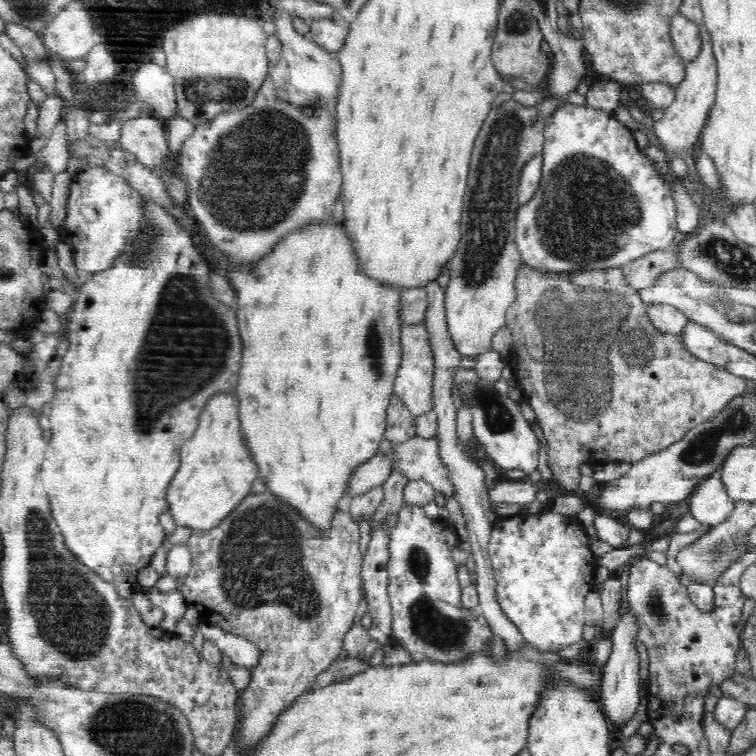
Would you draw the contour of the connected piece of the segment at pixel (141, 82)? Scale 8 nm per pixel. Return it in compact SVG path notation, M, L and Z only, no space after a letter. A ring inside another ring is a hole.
M148 62L132 72L130 89L152 108L151 116L166 124L178 115L175 83L166 69Z

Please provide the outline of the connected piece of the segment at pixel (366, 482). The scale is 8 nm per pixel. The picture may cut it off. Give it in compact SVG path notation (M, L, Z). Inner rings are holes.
M374 455L354 470L347 497L367 494L370 490L381 487L381 484L389 478L392 469L392 460L388 455Z

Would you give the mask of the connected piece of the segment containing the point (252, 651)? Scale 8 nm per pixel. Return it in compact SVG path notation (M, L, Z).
M204 620L196 626L196 629L203 634L206 640L214 641L222 654L228 656L233 664L243 666L251 671L258 666L260 650L245 637L226 632L206 623Z

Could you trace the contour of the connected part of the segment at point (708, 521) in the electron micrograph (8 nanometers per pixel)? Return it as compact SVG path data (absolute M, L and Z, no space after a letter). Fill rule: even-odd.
M719 476L705 479L690 496L690 514L702 525L712 527L726 521L734 509L735 502L726 495Z

